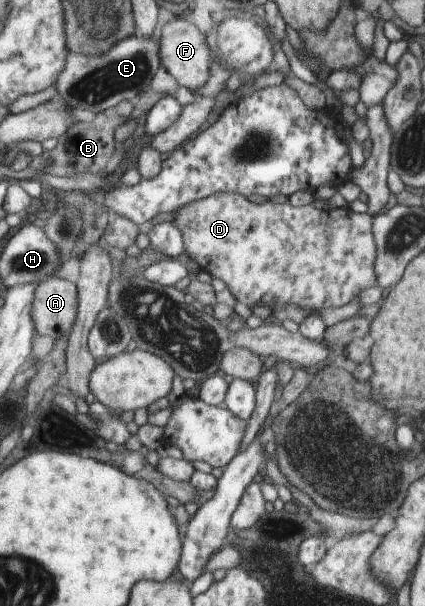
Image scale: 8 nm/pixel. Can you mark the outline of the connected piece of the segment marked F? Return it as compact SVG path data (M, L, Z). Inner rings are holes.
M175 17L166 23L158 35L160 44L160 63L178 81L179 86L187 87L192 92L201 89L209 79L211 57L207 40L197 27L182 17Z

